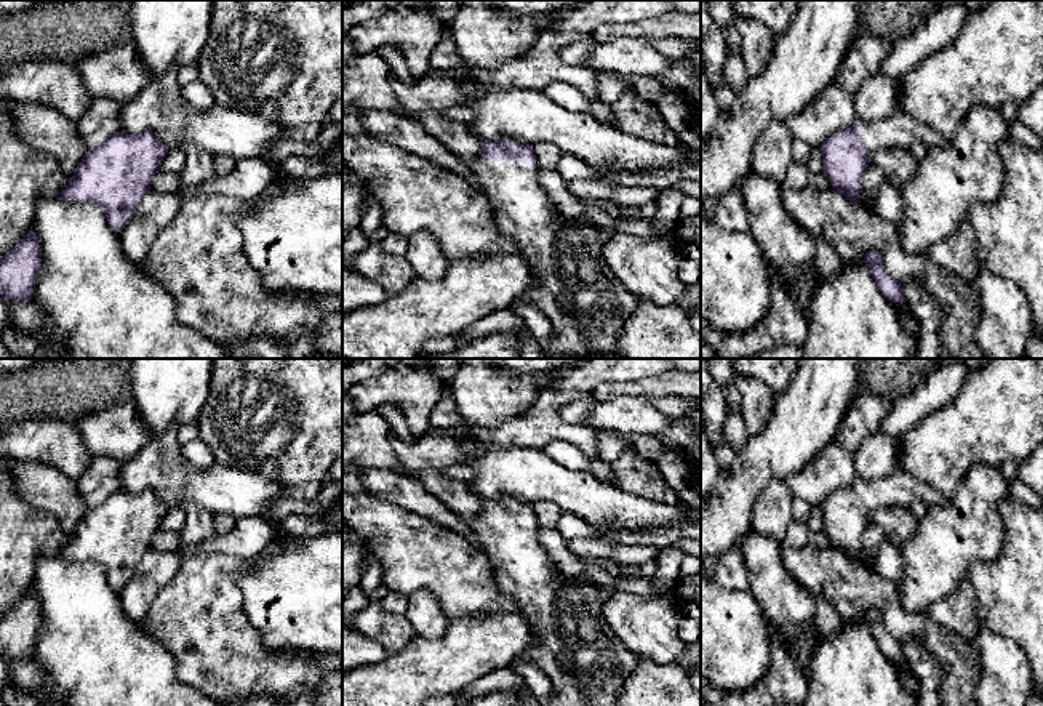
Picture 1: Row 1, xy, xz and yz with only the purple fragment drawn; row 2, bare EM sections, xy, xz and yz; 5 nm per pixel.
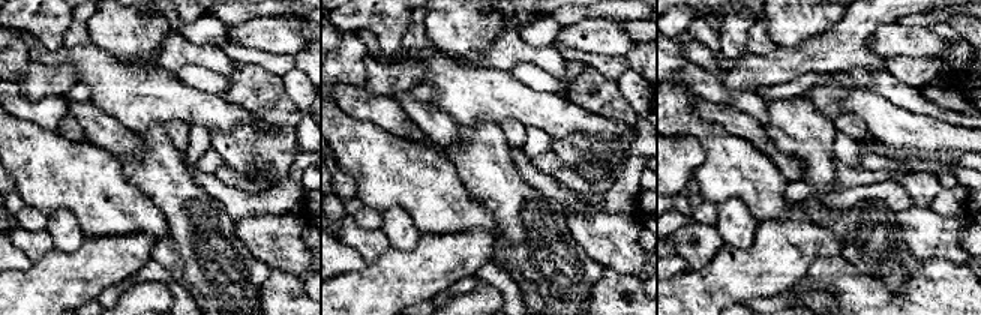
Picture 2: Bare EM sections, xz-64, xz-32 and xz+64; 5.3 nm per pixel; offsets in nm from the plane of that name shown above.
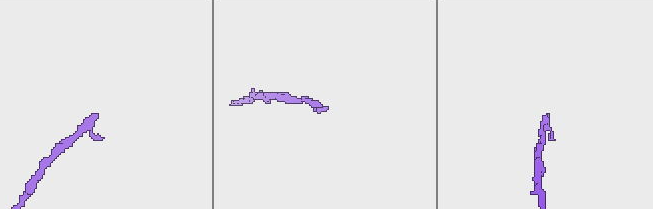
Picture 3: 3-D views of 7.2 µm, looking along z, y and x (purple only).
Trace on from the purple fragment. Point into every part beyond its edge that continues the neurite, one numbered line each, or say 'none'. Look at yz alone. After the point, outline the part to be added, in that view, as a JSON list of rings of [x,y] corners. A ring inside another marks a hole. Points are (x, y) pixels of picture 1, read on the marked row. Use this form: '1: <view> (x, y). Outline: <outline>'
1: yz (899, 130). Outline: [[[896,110],[893,115],[875,122],[862,122],[862,142],[870,155],[881,149],[910,149],[918,141],[923,141],[928,149],[949,142],[947,138],[925,128],[904,110]]]

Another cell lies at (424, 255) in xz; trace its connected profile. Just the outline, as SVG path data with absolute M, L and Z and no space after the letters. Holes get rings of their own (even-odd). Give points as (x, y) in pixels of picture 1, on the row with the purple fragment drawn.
M426 231L416 232L408 239L405 259L416 277L426 282L437 282L445 277L450 264L435 235Z

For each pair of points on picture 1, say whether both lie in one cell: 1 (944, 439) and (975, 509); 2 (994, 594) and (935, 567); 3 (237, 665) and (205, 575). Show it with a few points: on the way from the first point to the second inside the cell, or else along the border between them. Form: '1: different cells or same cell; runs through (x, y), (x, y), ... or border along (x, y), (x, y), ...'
1: different cells; border along (999, 466), (975, 465), (949, 498)
2: different cells; border along (997, 556), (989, 561), (975, 561), (965, 575)
3: same cell; runs through (229, 642), (213, 626), (213, 602), (208, 597)

